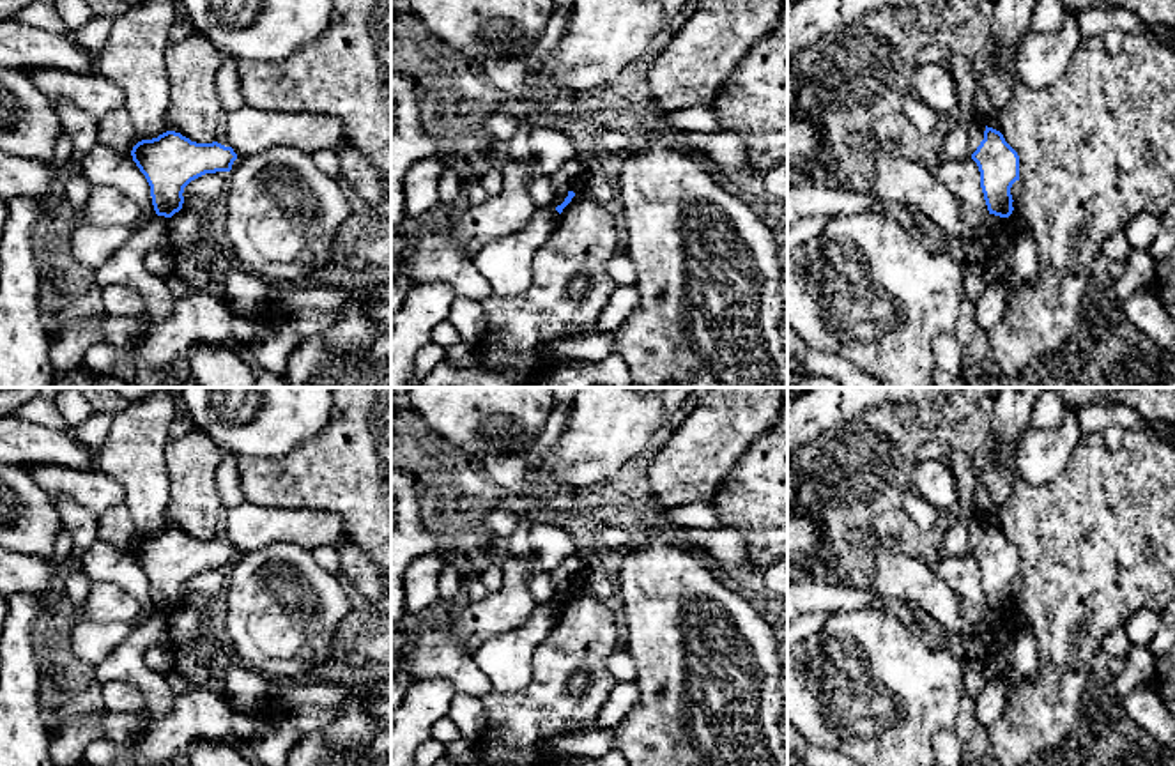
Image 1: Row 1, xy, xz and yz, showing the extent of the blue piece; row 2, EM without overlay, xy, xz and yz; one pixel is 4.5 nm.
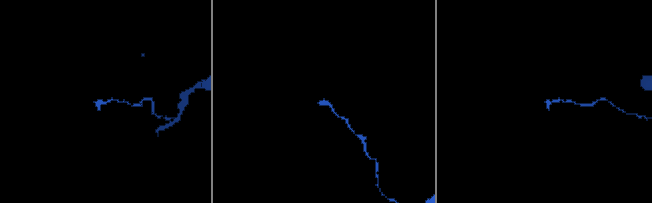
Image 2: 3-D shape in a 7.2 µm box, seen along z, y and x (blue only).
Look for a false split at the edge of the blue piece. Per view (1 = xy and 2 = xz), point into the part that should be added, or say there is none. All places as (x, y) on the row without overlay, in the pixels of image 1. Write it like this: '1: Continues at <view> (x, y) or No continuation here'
1: No continuation here
2: No continuation here

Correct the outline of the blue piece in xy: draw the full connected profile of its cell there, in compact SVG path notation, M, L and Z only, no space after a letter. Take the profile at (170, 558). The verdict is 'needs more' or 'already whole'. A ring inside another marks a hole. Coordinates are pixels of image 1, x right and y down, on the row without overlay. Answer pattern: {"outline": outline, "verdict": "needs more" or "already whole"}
{"outline": "M175 527L138 538L131 547L133 557L150 582L157 612L172 614L182 605L184 584L205 571L230 568L237 550L218 538L196 540Z", "verdict": "already whole"}

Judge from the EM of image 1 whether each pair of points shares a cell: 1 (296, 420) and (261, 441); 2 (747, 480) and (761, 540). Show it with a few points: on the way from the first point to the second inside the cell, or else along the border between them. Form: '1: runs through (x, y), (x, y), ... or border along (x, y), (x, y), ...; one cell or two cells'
1: runs through (287, 420), (282, 420), (269, 432); one cell
2: runs through (761, 494), (761, 526); one cell

